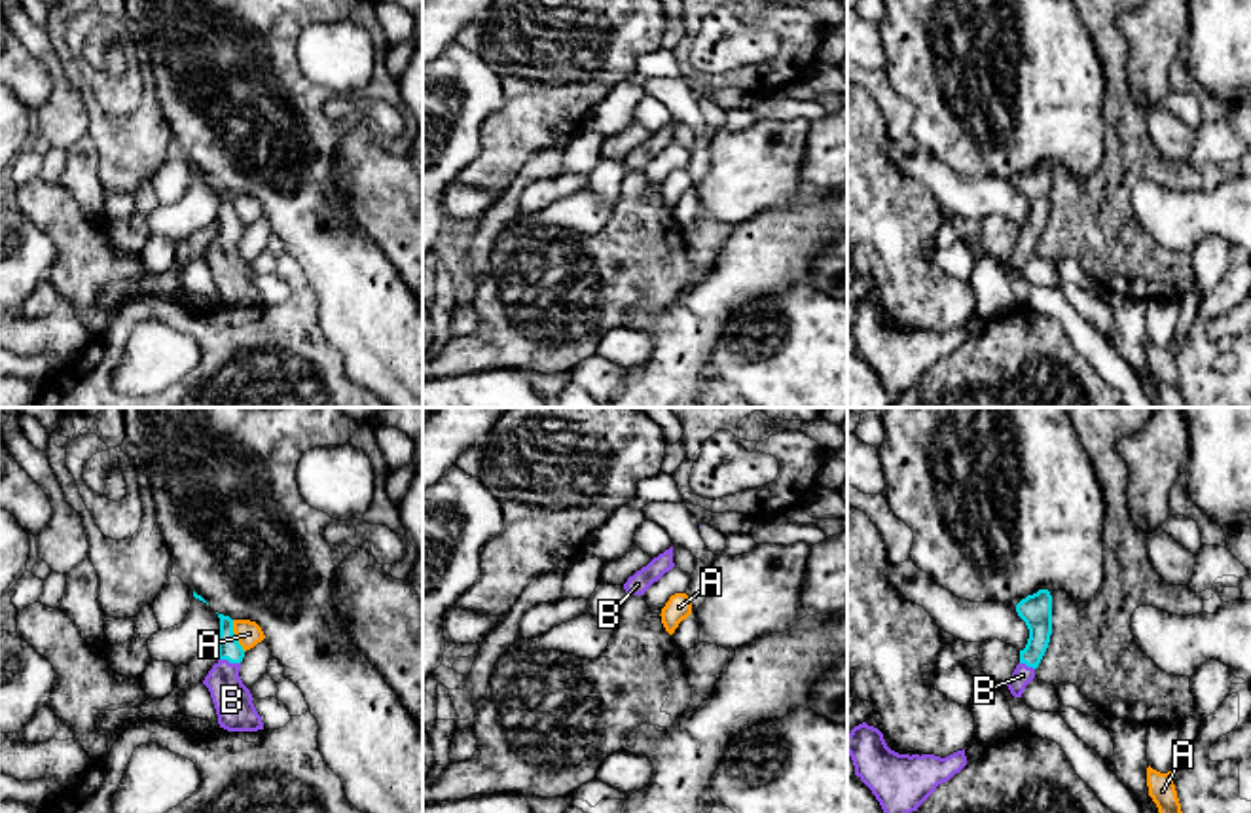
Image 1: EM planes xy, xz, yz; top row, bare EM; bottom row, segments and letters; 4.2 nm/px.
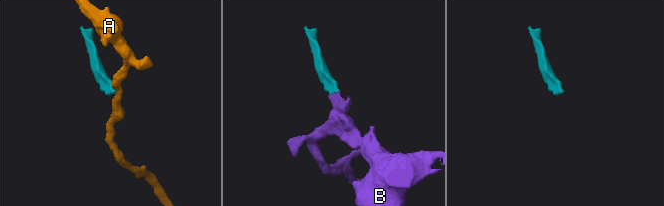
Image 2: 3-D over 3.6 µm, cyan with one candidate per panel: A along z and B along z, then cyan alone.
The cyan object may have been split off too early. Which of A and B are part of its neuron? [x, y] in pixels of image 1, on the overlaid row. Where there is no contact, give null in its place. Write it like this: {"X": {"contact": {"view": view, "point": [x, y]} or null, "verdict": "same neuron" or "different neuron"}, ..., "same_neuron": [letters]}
{"A": {"contact": {"view": "xy", "point": [234, 635]}, "verdict": "different neuron"}, "B": {"contact": {"view": "xy", "point": [230, 662]}, "verdict": "same neuron"}, "same_neuron": ["B"]}

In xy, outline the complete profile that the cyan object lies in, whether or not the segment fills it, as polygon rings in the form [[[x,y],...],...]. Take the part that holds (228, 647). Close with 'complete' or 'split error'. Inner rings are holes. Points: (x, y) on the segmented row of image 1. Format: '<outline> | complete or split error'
[[[218,614],[220,635],[216,641],[218,661],[212,665],[203,684],[208,688],[220,728],[227,732],[258,732],[263,730],[250,690],[239,677],[245,650],[233,633],[233,620]]] | split error

